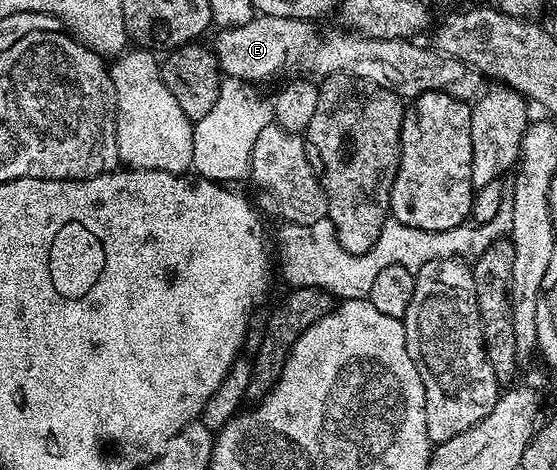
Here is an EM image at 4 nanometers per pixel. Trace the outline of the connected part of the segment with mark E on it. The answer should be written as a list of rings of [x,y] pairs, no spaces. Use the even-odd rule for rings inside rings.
[[[255,16],[247,24],[226,26],[218,29],[217,39],[211,42],[213,55],[217,57],[222,75],[237,77],[241,81],[260,84],[264,78],[285,70],[288,66],[303,66],[310,75],[346,74],[379,84],[395,92],[402,100],[418,98],[423,92],[447,92],[473,100],[482,93],[483,75],[475,67],[428,45],[416,46],[416,41],[396,38],[379,40],[364,38],[344,28],[337,30],[316,30],[312,21],[304,18],[283,16]]]

